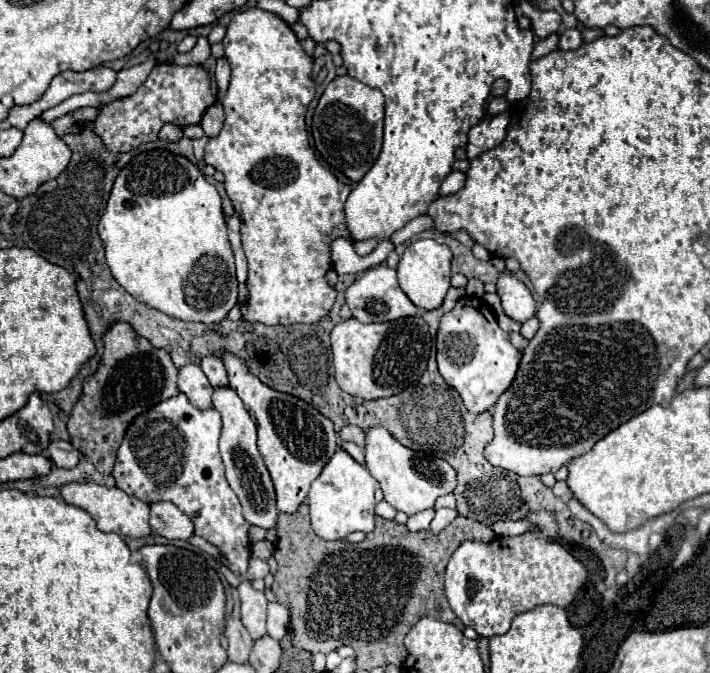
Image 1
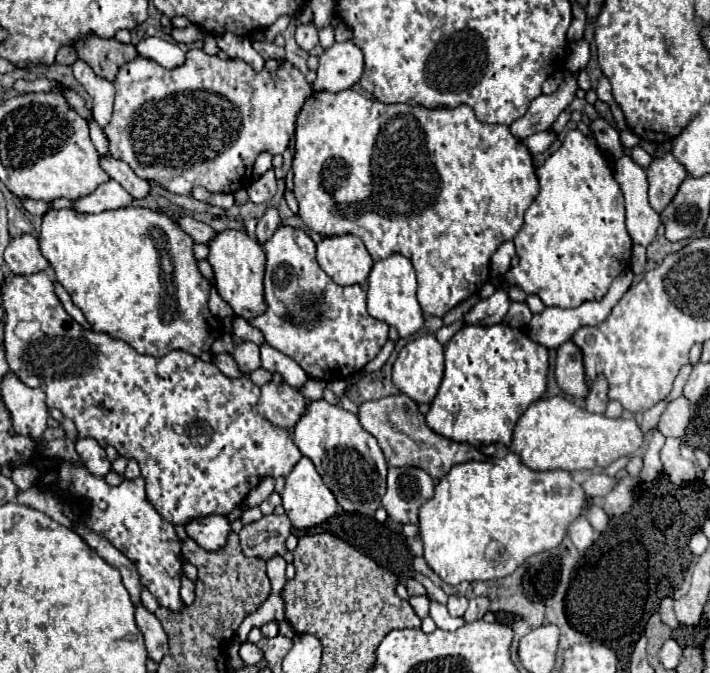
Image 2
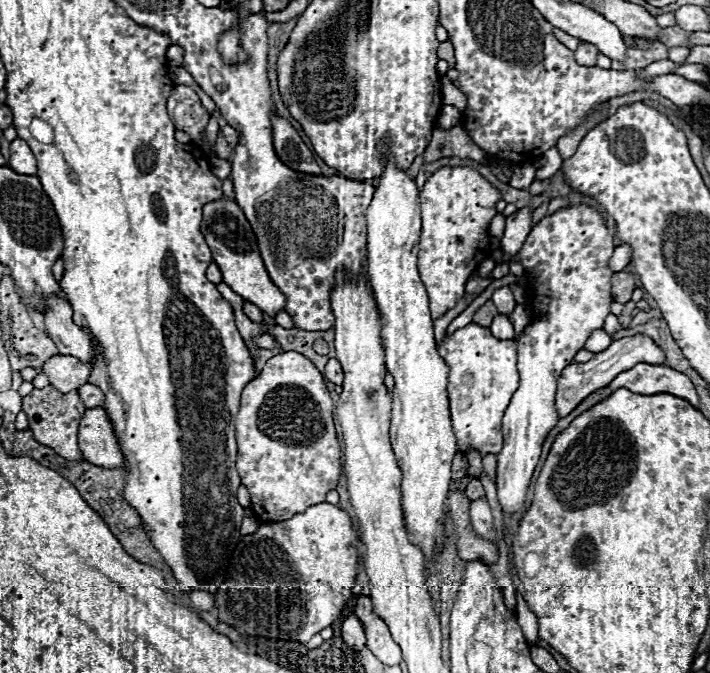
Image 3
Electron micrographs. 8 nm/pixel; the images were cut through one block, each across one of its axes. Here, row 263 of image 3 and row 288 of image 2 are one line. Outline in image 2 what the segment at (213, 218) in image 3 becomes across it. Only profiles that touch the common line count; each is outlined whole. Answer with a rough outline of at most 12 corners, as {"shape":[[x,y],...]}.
{"shape":[[244,230],[212,238],[214,286],[236,316],[266,310],[266,254]]}

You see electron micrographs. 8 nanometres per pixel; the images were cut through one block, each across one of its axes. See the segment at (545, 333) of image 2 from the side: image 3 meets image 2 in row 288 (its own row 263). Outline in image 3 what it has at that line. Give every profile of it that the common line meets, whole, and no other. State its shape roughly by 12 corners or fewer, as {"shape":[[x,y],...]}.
{"shape":[[616,246],[610,258],[614,272],[624,270],[630,262],[632,248]]}

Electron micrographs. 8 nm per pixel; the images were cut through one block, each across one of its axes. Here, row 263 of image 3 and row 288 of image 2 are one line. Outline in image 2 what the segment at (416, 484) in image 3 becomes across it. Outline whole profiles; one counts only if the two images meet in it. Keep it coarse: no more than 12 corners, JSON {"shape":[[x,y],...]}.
{"shape":[[402,254],[374,262],[368,314],[400,338],[422,328],[416,272]]}

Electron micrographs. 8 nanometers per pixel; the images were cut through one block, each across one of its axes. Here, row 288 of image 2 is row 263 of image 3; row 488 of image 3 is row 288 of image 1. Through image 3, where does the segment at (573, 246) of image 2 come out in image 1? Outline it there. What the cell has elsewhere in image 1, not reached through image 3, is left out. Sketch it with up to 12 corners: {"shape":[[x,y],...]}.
{"shape":[[514,274],[496,286],[506,316],[522,324],[536,314],[530,290]]}

